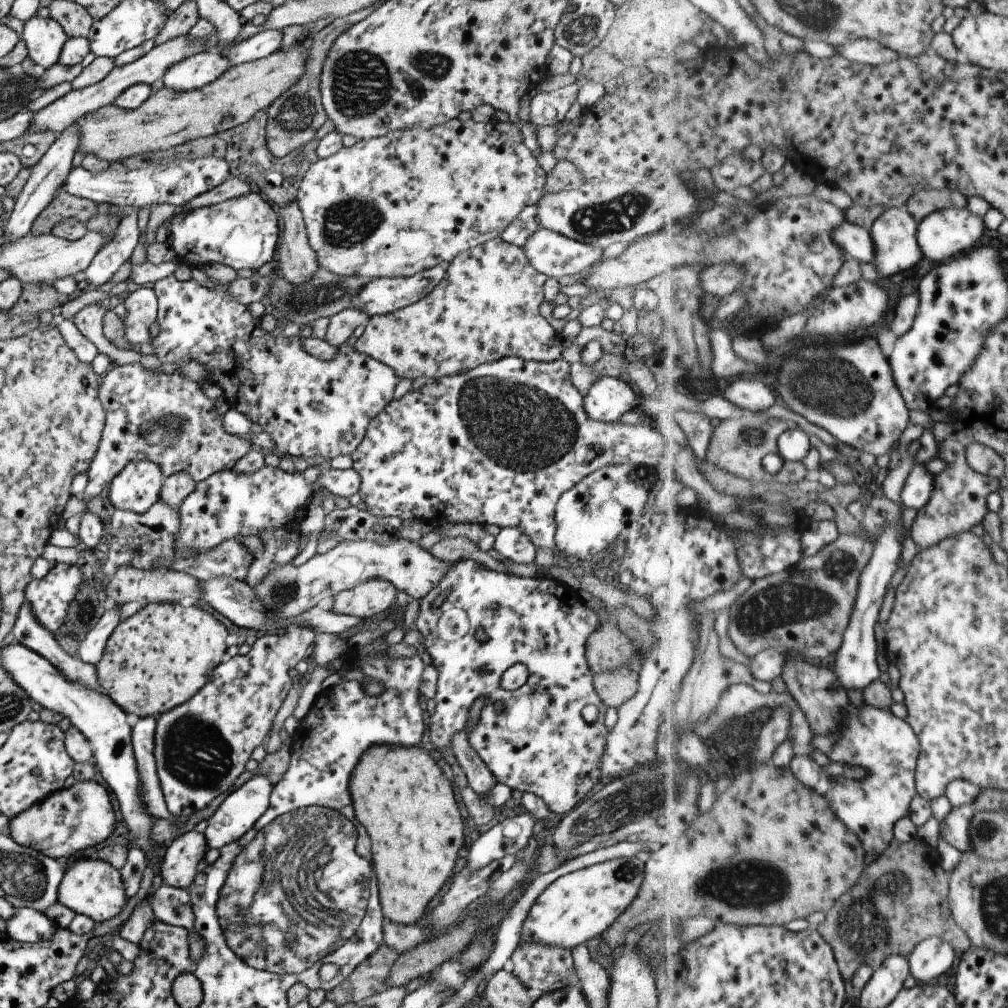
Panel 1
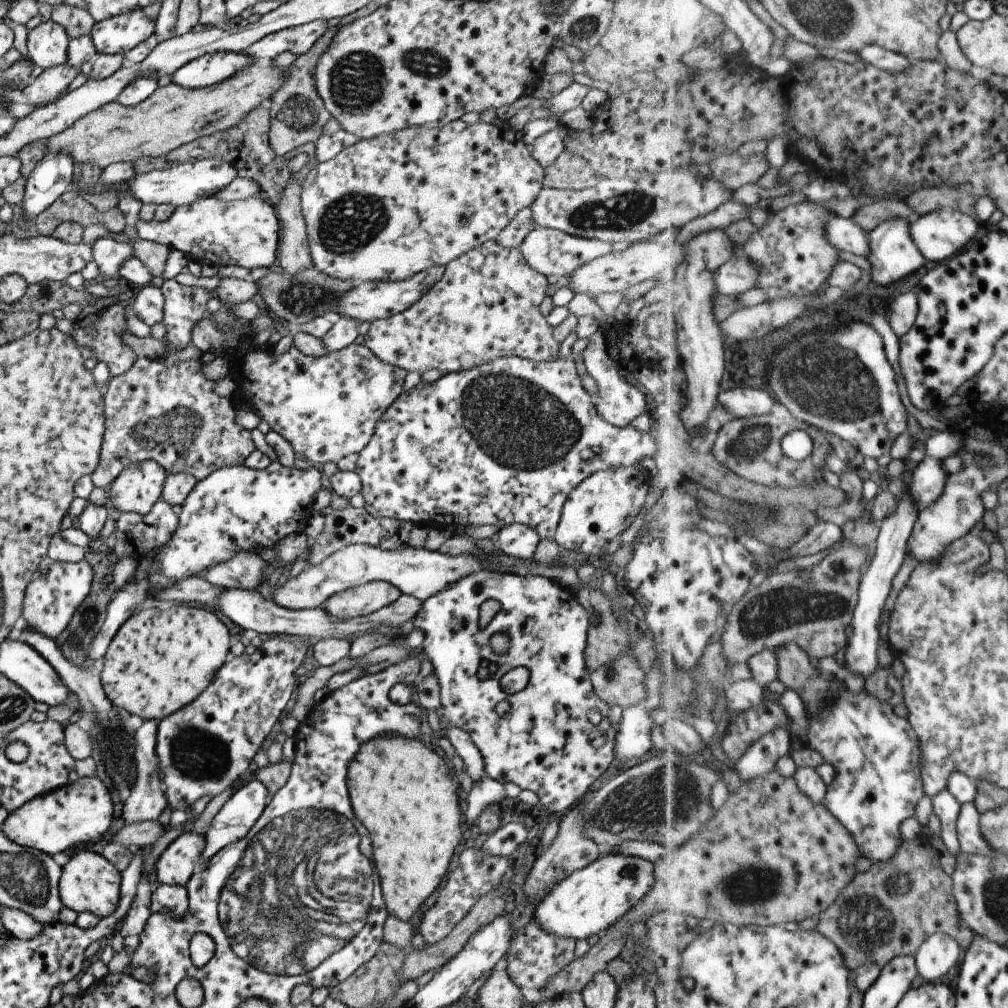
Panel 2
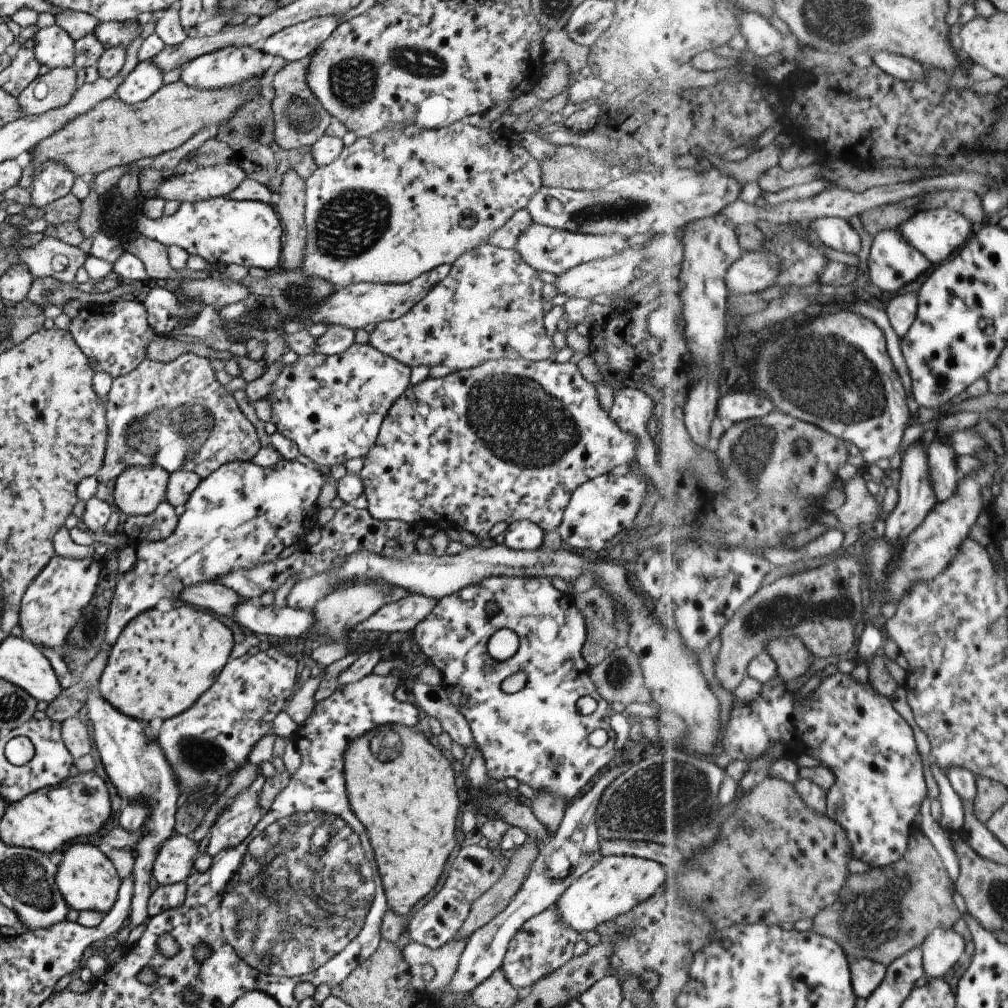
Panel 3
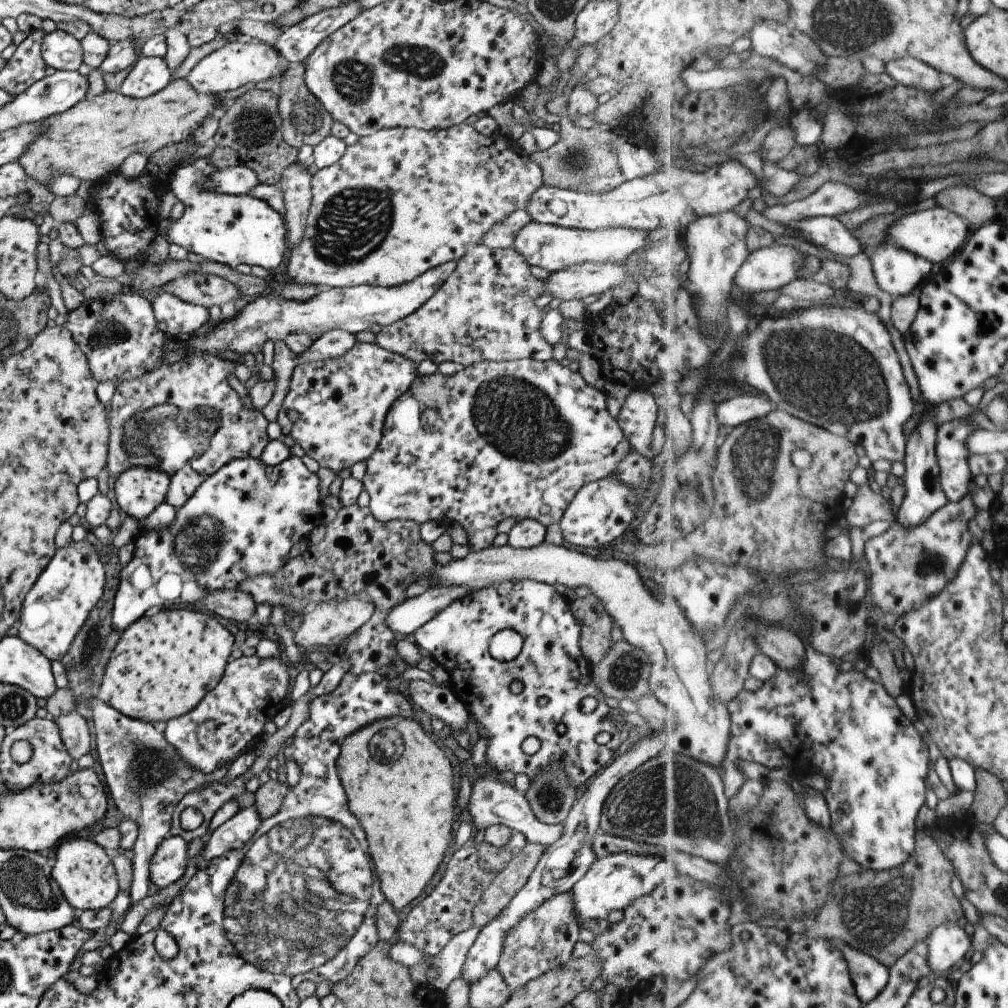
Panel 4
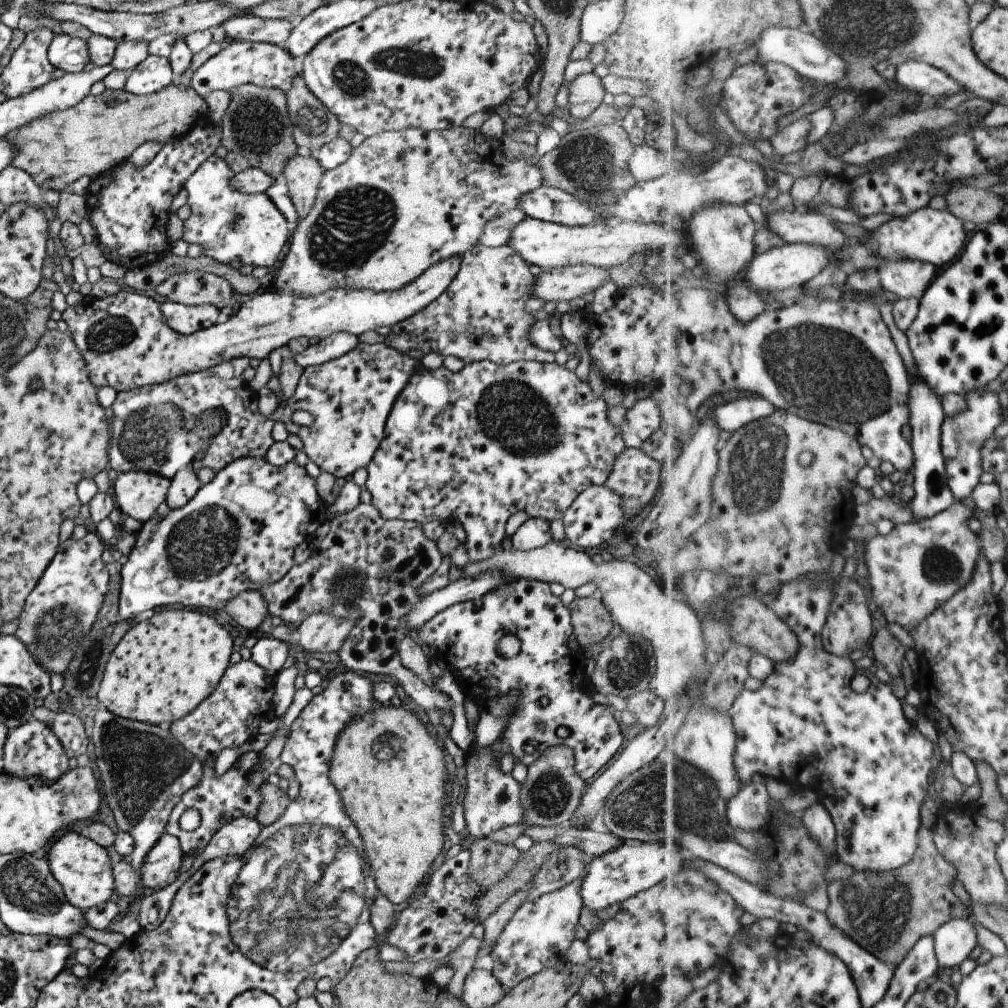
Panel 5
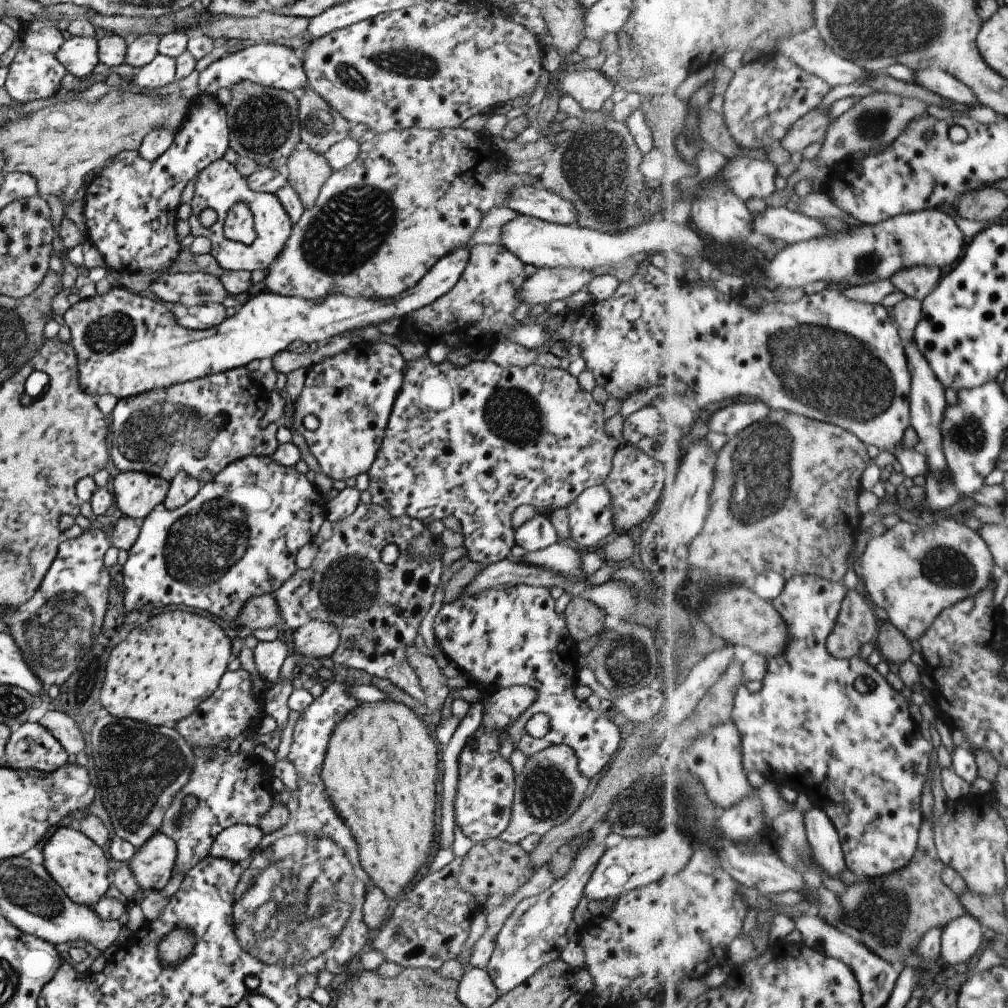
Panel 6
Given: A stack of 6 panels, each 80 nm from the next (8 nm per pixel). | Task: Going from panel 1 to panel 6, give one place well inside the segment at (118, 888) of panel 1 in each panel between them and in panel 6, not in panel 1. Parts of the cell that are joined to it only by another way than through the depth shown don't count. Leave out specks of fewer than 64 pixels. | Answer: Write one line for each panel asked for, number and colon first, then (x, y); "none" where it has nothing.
2: (88, 882)
3: (85, 878)
4: (84, 874)
5: (81, 868)
6: (77, 864)

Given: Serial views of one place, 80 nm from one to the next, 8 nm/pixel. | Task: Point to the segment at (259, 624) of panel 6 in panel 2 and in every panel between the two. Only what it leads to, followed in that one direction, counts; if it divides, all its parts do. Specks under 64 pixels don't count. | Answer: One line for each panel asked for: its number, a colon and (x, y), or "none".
2: (191, 589)
3: (219, 599)
4: (236, 605)
5: (248, 609)

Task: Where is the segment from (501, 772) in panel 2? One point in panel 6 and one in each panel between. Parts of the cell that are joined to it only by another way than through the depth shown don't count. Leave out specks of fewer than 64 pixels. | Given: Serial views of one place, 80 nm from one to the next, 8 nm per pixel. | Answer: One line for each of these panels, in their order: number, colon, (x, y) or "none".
3: (537, 736)
4: (550, 664)
5: (550, 664)
6: (511, 636)

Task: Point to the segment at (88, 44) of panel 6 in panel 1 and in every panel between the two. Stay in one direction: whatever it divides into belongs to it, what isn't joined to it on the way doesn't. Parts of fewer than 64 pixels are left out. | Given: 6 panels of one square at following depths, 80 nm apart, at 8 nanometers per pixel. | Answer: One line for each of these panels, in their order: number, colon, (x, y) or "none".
1: (43, 37)
2: (47, 43)
3: (53, 47)
4: (58, 49)
5: (70, 54)

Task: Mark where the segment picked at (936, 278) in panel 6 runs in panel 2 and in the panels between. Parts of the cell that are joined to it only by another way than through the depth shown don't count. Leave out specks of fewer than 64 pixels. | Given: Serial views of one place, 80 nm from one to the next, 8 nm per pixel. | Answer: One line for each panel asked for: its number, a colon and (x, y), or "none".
2: (893, 255)
3: (893, 262)
4: (899, 272)
5: (906, 278)

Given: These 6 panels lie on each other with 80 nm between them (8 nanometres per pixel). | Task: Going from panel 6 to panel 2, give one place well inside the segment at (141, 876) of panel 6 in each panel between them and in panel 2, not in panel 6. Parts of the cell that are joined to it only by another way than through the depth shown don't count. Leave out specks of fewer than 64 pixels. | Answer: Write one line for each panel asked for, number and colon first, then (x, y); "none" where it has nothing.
2: (179, 860)
3: (174, 860)
4: (168, 862)
5: (159, 867)

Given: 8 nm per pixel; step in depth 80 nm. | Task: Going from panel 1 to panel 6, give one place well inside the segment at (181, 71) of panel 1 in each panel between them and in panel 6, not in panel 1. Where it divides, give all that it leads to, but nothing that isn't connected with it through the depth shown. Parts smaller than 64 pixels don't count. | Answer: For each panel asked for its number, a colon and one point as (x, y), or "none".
2: (209, 69)
3: (229, 66)
4: (238, 61)
5: (267, 65)
6: (274, 66)

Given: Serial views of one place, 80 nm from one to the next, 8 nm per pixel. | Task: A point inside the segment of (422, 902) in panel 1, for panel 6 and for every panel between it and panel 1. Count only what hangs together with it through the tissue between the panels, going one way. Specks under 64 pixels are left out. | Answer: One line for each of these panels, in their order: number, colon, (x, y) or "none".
2: (401, 791)
3: (400, 786)
4: (399, 785)
5: (396, 804)
6: (378, 769)

